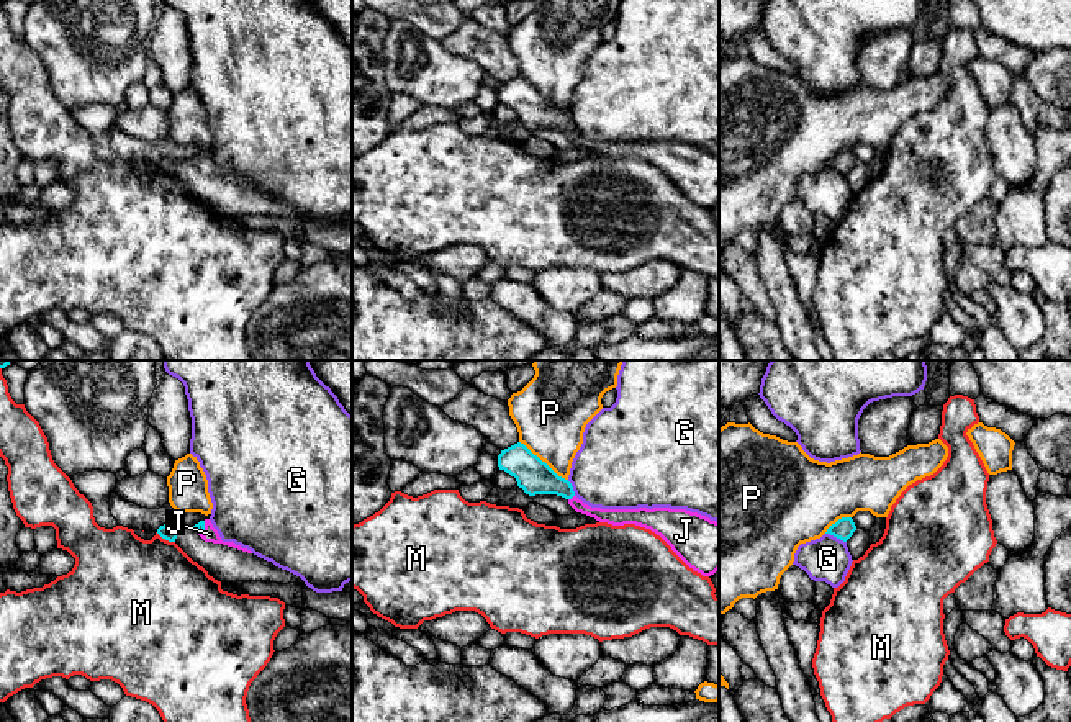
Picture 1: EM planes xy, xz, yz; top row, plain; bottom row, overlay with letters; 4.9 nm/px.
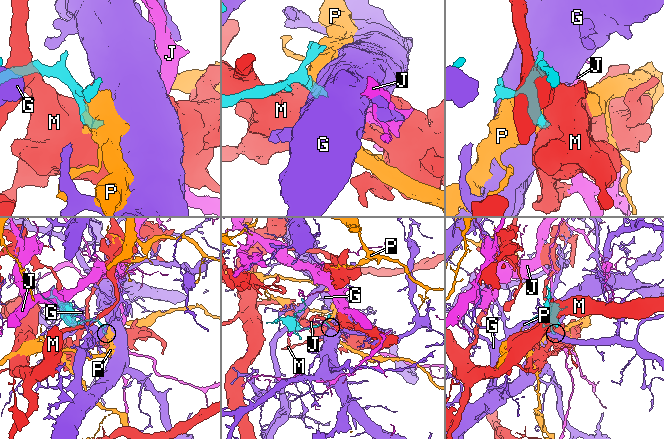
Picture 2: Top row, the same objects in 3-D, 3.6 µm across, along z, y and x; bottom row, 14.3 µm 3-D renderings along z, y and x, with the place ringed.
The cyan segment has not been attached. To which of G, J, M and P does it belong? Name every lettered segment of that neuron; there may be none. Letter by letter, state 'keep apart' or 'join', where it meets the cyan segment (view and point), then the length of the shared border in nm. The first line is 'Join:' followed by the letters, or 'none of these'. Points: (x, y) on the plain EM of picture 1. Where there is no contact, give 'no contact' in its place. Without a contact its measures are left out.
Join: J
G: keep apart; meets cyan in yz at (836, 169); contact 120 nm long
J: join; meets cyan in xz at (570, 131); contact 40 nm long
M: keep apart; meets cyan in xy at (166, 172); contact 110 nm long
P: keep apart; meets cyan in xz at (544, 95); contact 300 nm long

